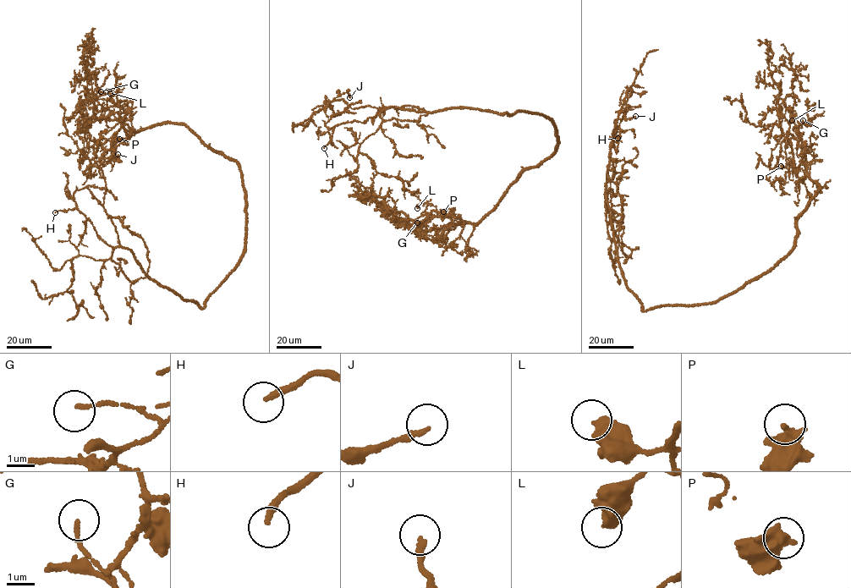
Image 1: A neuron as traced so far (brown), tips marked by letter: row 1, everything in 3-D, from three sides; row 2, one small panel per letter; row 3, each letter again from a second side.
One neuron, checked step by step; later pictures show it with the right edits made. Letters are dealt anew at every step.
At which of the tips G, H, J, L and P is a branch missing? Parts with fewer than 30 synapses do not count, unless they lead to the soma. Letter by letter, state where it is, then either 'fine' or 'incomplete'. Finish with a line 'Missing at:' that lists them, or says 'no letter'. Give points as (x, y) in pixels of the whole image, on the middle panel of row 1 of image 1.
G: (417, 222) | fine
H: (324, 148) | incomplete
J: (349, 97) | fine
L: (417, 208) | incomplete
P: (443, 211) | fine
Missing at: H, L

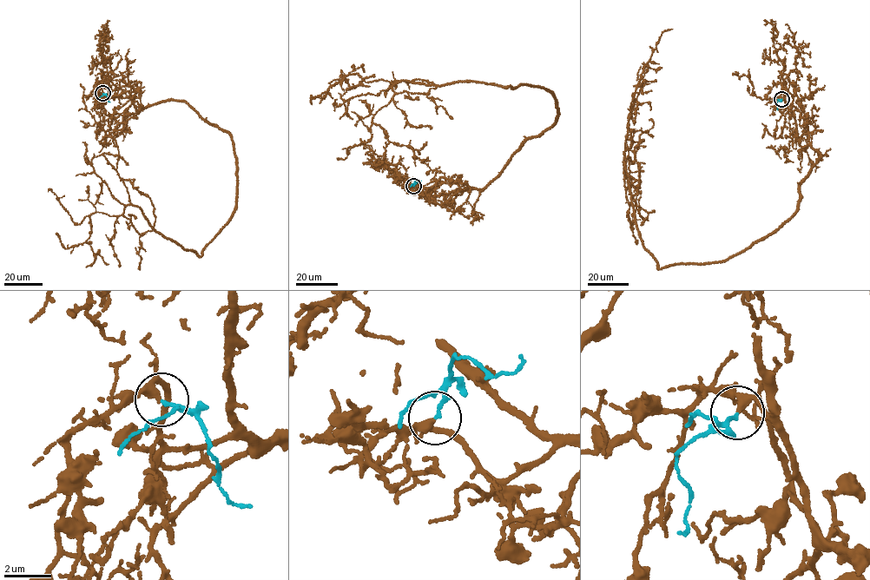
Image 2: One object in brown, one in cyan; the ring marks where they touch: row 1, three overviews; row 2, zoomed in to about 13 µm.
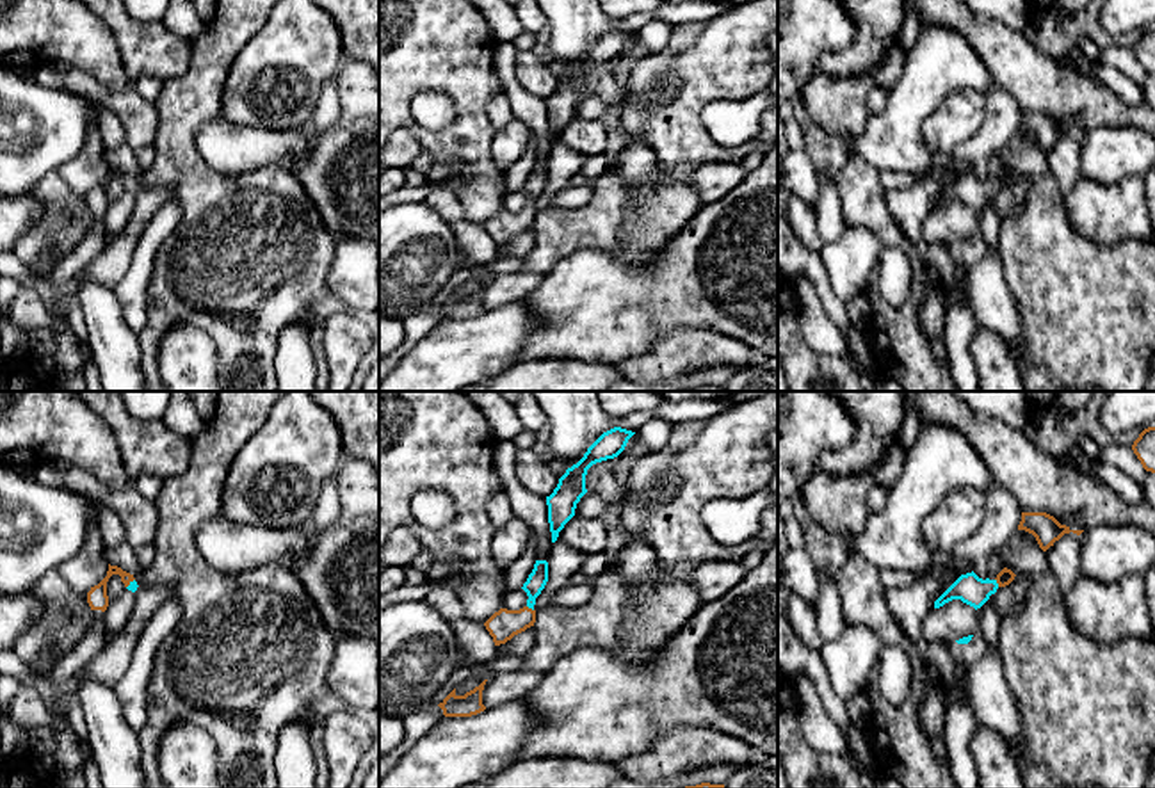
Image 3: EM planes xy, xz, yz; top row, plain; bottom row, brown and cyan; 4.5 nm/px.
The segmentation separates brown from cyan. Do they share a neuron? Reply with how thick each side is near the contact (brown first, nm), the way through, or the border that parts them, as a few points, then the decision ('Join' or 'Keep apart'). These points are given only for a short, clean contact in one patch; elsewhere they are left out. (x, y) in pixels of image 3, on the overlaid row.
Thickness 70 nm (brown) against 140 nm. Path across: yz (1004, 577), (997, 582), (974, 591). Join

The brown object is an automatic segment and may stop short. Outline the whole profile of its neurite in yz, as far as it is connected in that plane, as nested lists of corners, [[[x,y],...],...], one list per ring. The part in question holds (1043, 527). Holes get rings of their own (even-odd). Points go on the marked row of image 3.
[[[1022,512],[1022,521],[1018,530],[1032,534],[1043,551],[1054,546],[1064,534],[1080,535],[1084,530],[1071,530],[1066,525],[1061,525],[1054,516],[1046,512]]]

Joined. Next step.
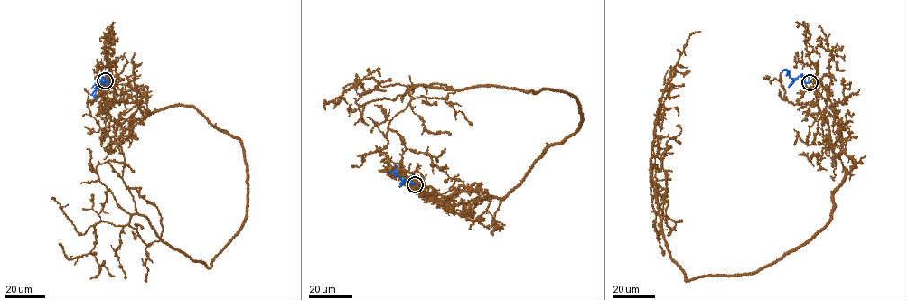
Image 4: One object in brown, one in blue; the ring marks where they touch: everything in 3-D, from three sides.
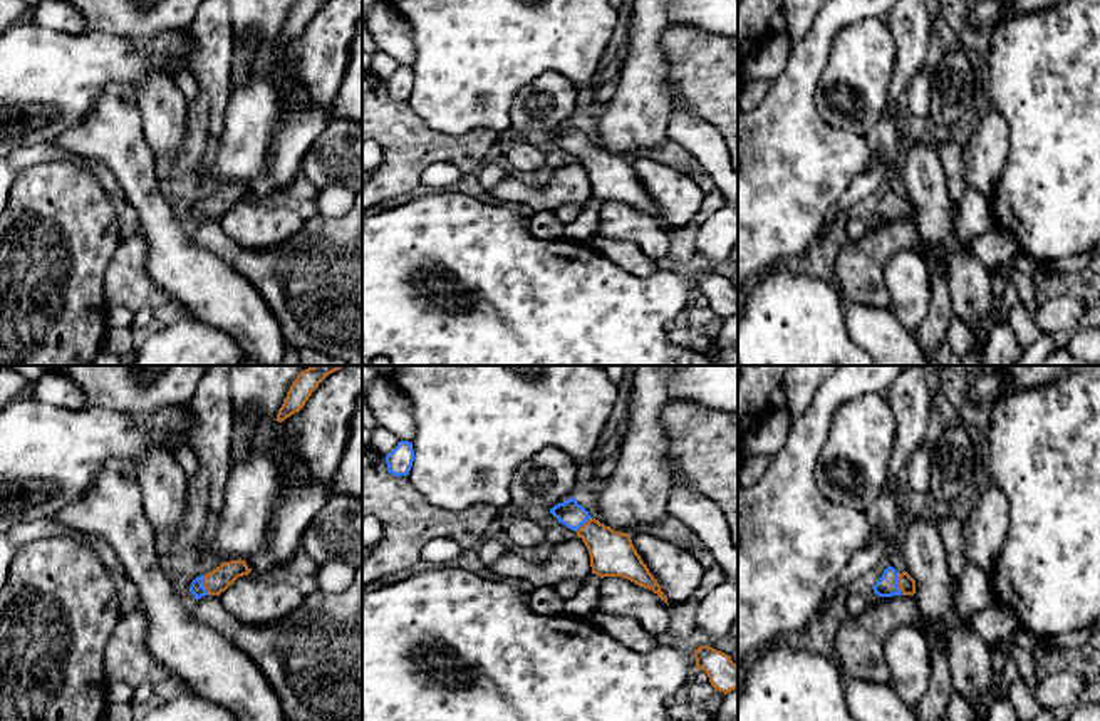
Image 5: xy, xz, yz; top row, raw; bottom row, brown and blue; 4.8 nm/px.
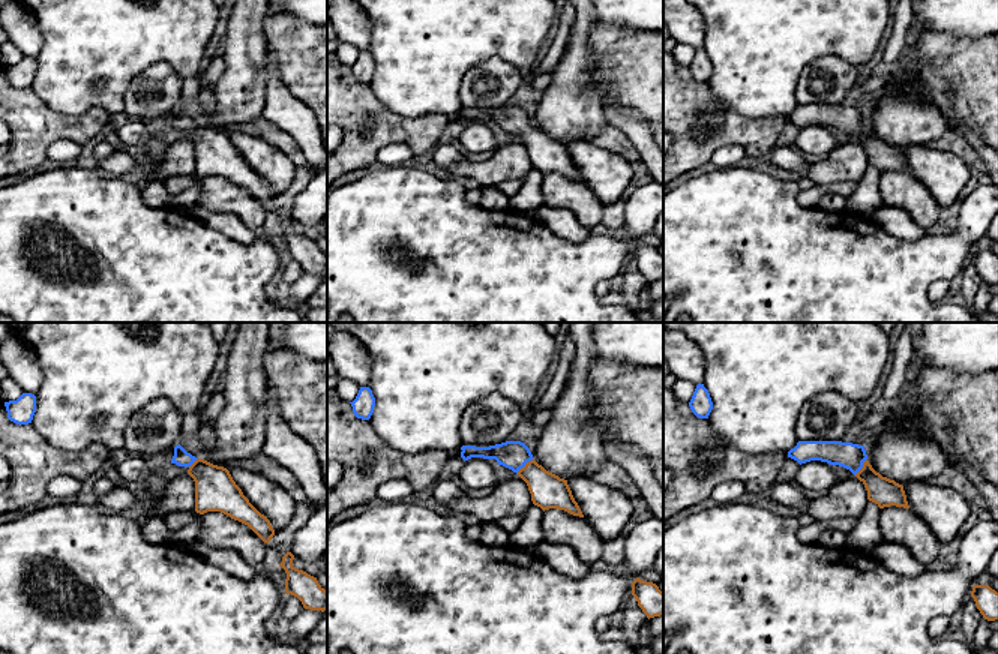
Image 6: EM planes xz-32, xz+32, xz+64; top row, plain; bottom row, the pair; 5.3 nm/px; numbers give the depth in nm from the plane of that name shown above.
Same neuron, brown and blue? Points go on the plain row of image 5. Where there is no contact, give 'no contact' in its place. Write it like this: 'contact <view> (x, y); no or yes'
contact yz (897, 208); yes

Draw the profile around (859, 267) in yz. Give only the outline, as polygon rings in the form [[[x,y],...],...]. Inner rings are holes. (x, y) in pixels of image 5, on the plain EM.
[[[914,220],[877,221],[860,240],[843,243],[833,265],[842,298],[879,309],[890,307],[884,267],[902,250],[926,253],[934,265]]]

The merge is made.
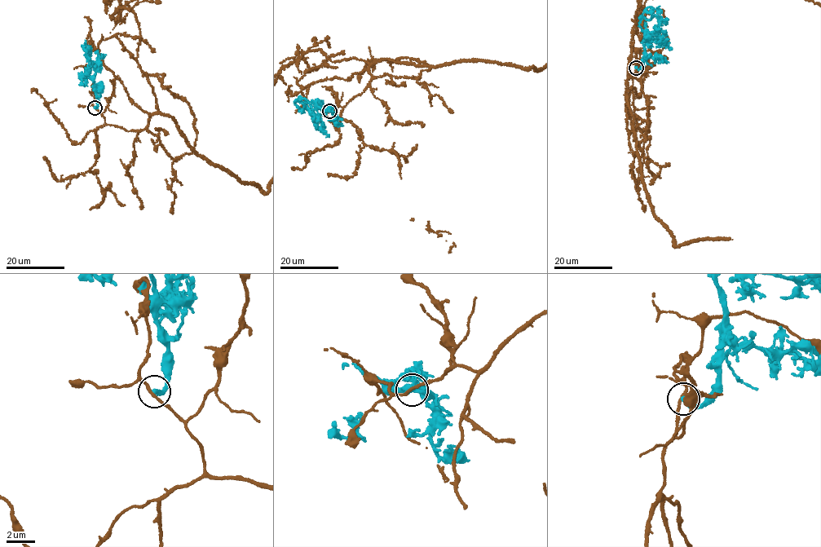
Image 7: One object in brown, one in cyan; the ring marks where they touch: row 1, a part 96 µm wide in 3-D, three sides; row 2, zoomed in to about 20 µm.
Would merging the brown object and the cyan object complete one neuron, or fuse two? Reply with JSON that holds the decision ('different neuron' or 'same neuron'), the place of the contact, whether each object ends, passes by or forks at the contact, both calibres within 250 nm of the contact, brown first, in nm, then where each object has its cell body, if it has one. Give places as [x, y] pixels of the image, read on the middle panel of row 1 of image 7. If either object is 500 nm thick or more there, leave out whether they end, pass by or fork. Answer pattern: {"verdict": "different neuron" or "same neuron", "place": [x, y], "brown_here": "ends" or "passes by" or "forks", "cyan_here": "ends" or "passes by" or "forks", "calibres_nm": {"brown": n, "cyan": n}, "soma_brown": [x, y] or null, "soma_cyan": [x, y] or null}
{"verdict": "different neuron", "place": [329, 111], "brown_here": "passes by", "cyan_here": "ends", "calibres_nm": {"brown": 190, "cyan": 280}, "soma_brown": null, "soma_cyan": null}

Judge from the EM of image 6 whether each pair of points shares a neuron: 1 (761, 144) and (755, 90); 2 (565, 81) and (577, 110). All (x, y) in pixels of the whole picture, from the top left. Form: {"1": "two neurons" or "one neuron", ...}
{"1": "two neurons", "2": "one neuron"}

